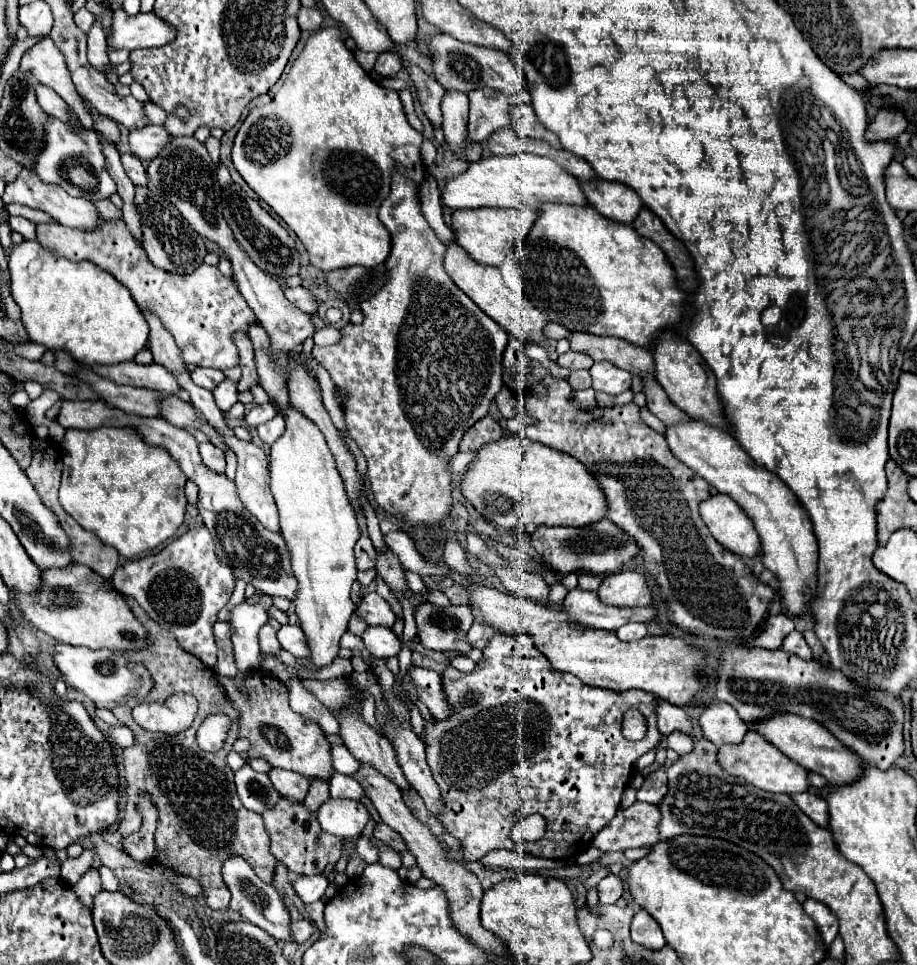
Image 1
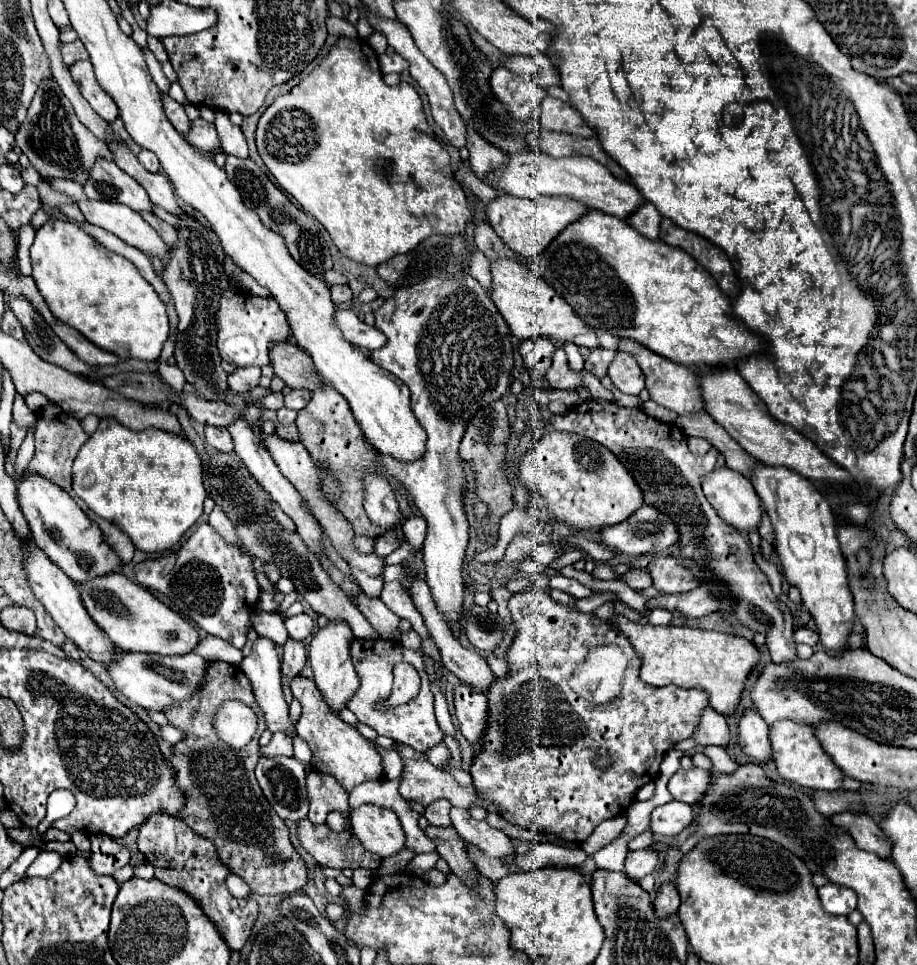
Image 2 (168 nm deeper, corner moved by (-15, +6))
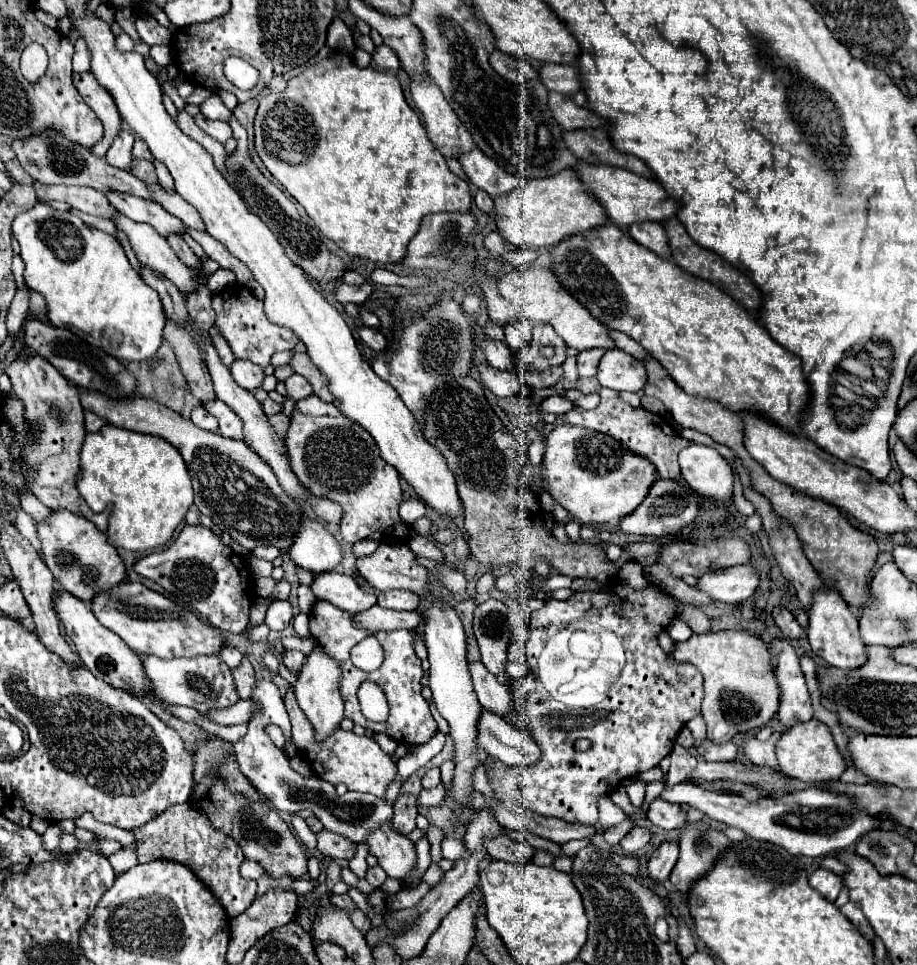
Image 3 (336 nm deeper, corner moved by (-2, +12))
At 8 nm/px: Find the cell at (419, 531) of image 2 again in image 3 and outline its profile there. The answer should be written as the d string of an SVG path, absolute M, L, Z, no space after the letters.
M408 500L400 504L400 518L410 526L414 524L418 518L422 518L426 514L426 508L420 500Z

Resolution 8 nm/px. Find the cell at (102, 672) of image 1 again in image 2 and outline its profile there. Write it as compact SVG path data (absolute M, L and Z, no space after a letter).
M119 652L117 664L107 666L109 676L113 678L117 690L125 694L129 700L149 708L163 712L169 706L177 706L187 702L203 684L203 672L207 672L207 660L199 654L191 652L185 656L157 656L145 652Z

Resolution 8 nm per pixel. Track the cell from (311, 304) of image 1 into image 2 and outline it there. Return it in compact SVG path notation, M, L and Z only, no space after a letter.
M347 284L343 286L331 286L331 300L335 304L345 304L345 302L351 302L353 300L353 292Z

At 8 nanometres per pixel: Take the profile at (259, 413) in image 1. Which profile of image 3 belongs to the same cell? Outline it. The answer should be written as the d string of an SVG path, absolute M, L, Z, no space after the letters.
M292 374L284 384L286 384L286 398L288 400L298 402L298 400L302 400L302 398L306 398L306 396L312 394L306 378L302 378L298 374Z

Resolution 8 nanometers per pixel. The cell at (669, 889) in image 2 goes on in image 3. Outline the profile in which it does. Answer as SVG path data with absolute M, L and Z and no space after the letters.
M664 842L650 858L648 862L648 878L654 884L664 884L670 878L672 868L676 866L678 860L678 844L674 842Z

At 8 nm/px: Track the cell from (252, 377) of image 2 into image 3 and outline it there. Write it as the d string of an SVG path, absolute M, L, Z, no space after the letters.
M234 360L234 364L230 366L230 372L232 372L232 378L236 380L236 384L242 386L242 388L246 388L246 390L256 390L256 388L262 386L264 372L254 362Z

